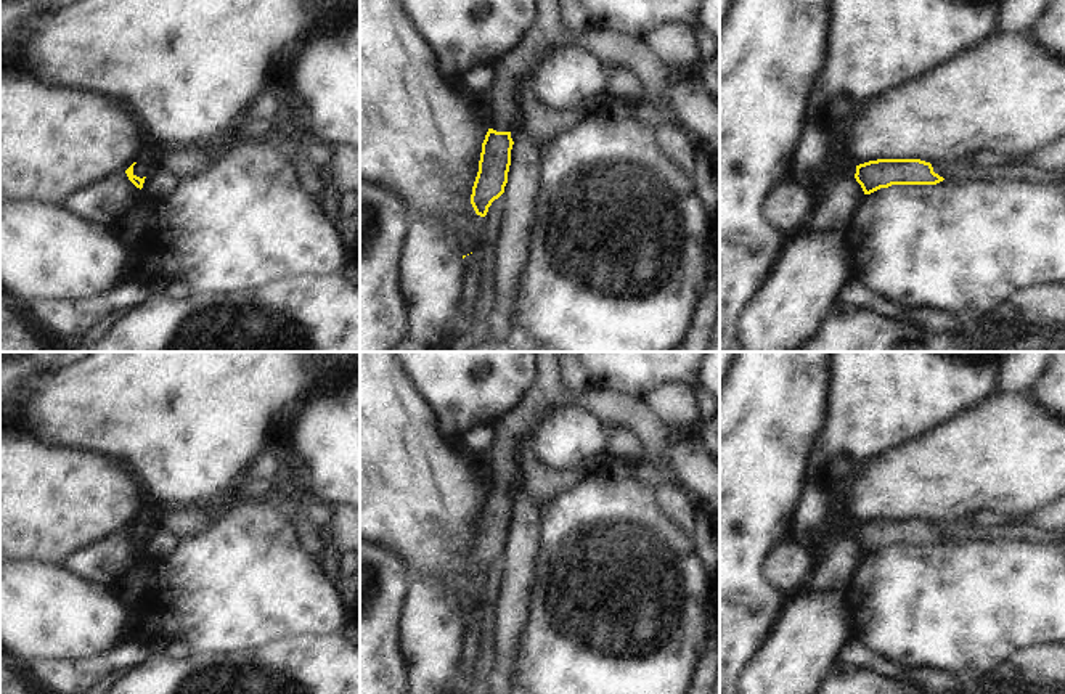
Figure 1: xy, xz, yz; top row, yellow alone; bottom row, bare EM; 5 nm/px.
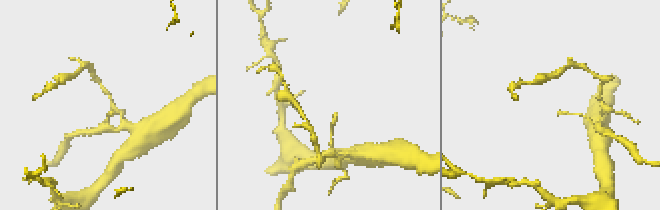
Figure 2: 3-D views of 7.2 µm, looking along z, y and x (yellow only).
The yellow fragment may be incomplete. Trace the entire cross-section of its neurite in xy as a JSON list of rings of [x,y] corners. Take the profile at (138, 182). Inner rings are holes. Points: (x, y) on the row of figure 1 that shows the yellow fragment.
[[[133,162],[127,170],[129,180],[137,186],[143,188],[146,175],[151,172],[151,169],[156,167],[156,162]]]

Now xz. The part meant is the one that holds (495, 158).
[[[537,0],[537,16],[520,42],[492,66],[495,80],[488,92],[488,132],[482,143],[479,172],[472,186],[471,204],[485,217],[495,199],[504,193],[511,165],[511,132],[519,124],[517,88],[524,76],[549,51],[578,45],[596,55],[609,67],[626,67],[636,74],[646,92],[667,93],[663,88],[670,66],[659,59],[643,39],[612,32],[604,27],[590,34],[570,35],[559,18],[557,0]]]

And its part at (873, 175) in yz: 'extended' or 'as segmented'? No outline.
extended

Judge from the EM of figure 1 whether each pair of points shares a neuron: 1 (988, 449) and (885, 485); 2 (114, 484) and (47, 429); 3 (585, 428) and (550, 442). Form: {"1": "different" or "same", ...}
{"1": "same", "2": "different", "3": "same"}

